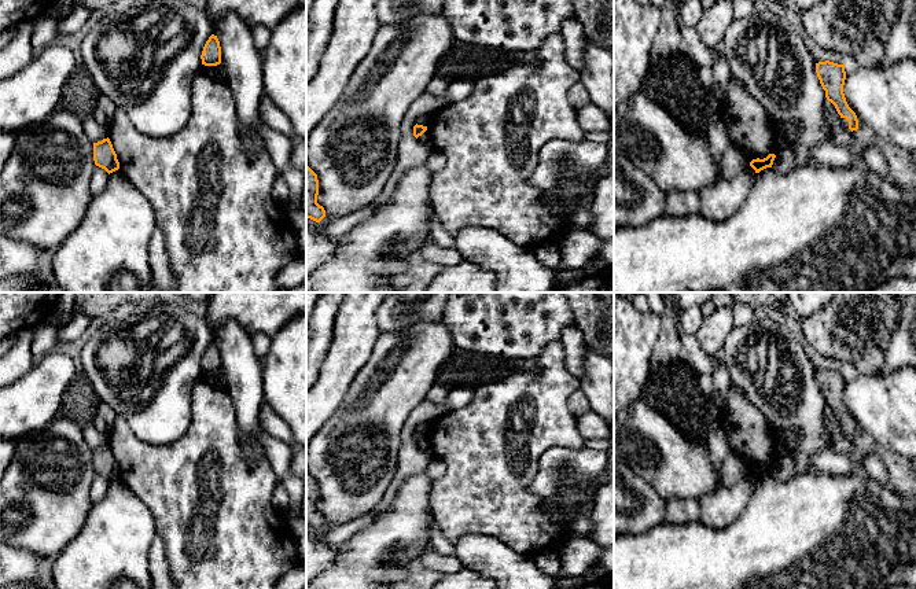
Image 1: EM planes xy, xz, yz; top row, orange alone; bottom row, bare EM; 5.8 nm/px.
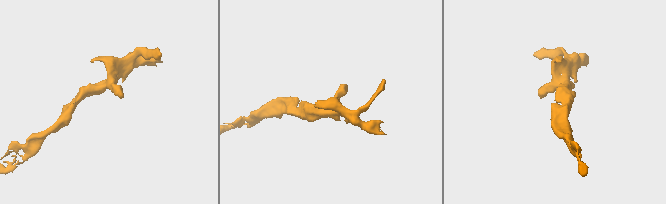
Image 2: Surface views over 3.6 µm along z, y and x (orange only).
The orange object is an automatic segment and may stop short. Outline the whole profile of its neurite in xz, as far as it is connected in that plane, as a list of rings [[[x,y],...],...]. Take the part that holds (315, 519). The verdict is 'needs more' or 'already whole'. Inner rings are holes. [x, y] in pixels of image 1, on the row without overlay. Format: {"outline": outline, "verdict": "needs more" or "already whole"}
{"outline": [[[306,474],[306,526],[320,530],[325,524],[325,518],[317,511],[317,503],[317,482]]], "verdict": "already whole"}

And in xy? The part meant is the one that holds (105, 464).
{"outline": [[[108,445],[93,450],[93,468],[96,474],[104,476],[108,482],[119,476],[117,461]]], "verdict": "already whole"}

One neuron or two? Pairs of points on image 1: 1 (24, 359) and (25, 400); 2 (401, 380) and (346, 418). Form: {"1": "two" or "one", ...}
{"1": "two", "2": "one"}

